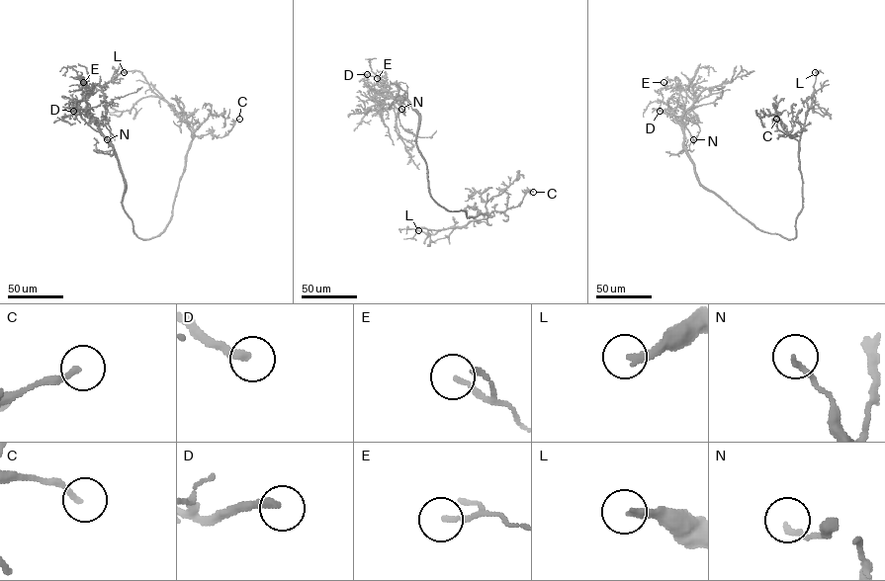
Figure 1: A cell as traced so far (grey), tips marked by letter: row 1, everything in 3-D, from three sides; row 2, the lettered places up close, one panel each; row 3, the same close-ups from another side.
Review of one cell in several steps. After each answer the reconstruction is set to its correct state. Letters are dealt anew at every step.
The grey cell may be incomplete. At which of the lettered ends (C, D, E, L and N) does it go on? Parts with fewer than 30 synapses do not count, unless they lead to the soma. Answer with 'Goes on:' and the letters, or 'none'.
Goes on: L

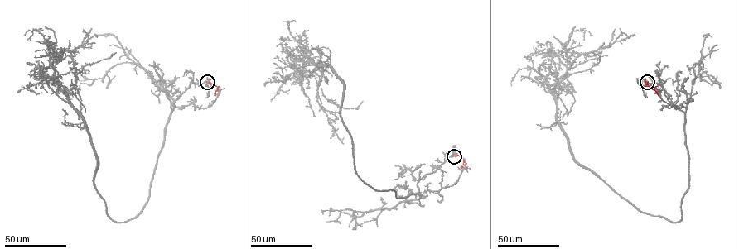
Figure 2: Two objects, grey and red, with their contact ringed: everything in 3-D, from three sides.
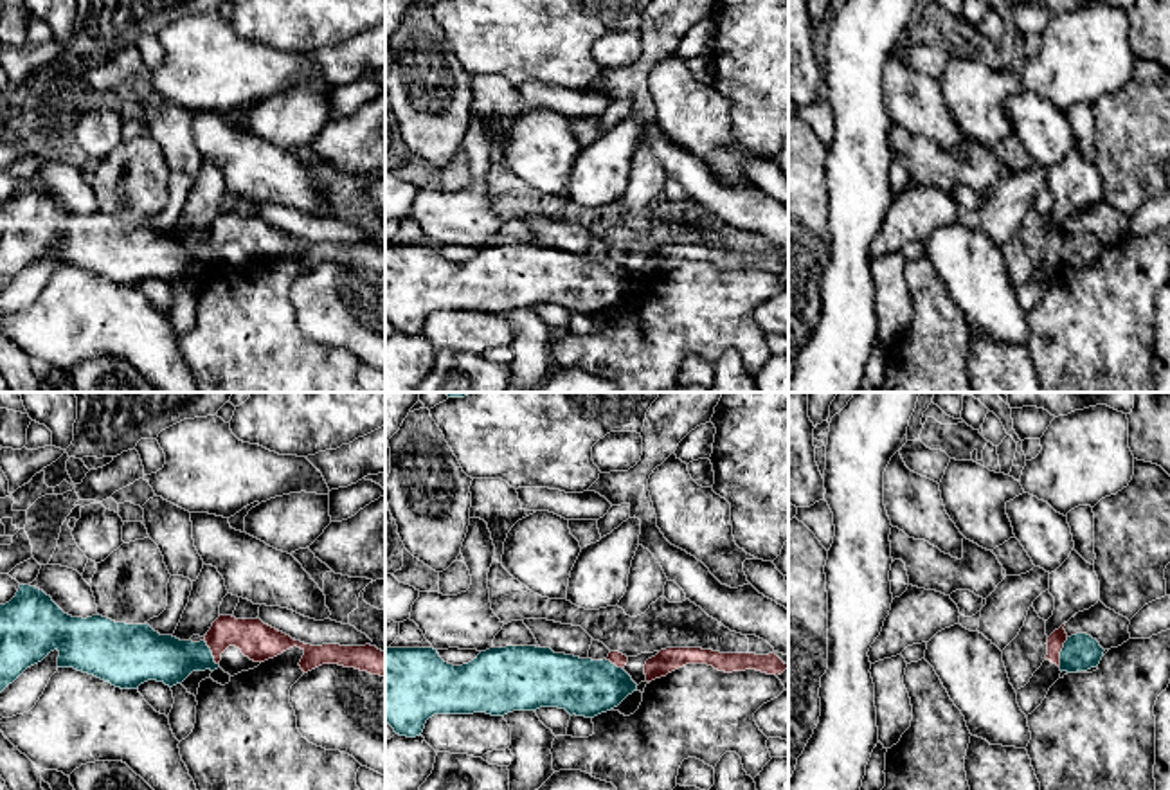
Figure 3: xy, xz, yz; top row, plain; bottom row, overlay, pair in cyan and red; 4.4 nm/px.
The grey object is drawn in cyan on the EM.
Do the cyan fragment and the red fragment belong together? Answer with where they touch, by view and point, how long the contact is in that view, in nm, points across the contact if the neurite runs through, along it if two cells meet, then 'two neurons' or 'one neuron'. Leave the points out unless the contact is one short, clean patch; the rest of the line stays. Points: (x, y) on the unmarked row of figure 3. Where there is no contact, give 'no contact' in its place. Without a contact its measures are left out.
contact yz (1061, 249); length 140 nm; border yz (1068, 234), (1059, 263); two neurons

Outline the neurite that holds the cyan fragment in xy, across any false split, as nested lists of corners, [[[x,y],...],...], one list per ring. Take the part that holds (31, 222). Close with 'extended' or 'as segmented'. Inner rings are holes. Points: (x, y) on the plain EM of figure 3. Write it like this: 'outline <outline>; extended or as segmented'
outline [[[20,182],[16,193],[0,202],[0,290],[54,247],[59,248],[58,265],[74,265],[121,286],[139,286],[148,277],[173,284],[193,268],[220,265],[205,238],[180,238],[173,232],[160,232],[146,220],[115,220],[99,211],[86,216],[72,214],[43,187]]]; as segmented

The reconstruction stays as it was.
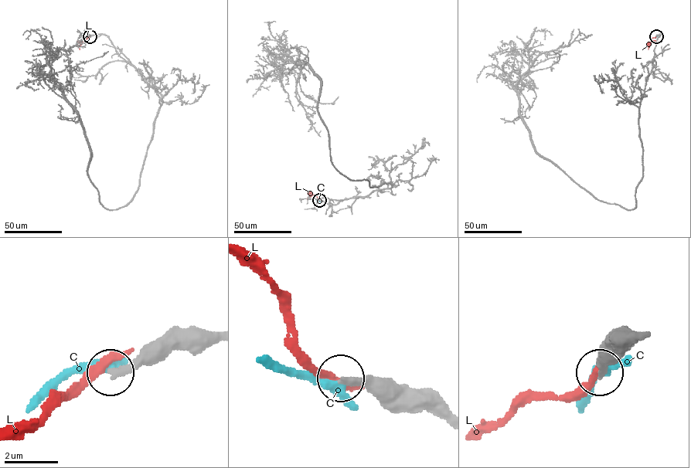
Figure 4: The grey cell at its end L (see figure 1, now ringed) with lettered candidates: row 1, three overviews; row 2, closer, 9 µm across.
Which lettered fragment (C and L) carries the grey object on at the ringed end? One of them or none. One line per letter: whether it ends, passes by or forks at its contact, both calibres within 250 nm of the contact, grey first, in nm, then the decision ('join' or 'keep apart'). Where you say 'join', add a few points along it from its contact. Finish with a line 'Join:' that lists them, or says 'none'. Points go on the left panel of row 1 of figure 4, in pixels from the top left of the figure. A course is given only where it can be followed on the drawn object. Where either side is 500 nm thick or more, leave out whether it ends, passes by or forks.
C: it ends there; 280 nm thick on the grey side, 440 nm on the other; keep apart
L: it ends there; 260 nm thick on the grey side, 360 nm on the other; keep apart
Join: none

